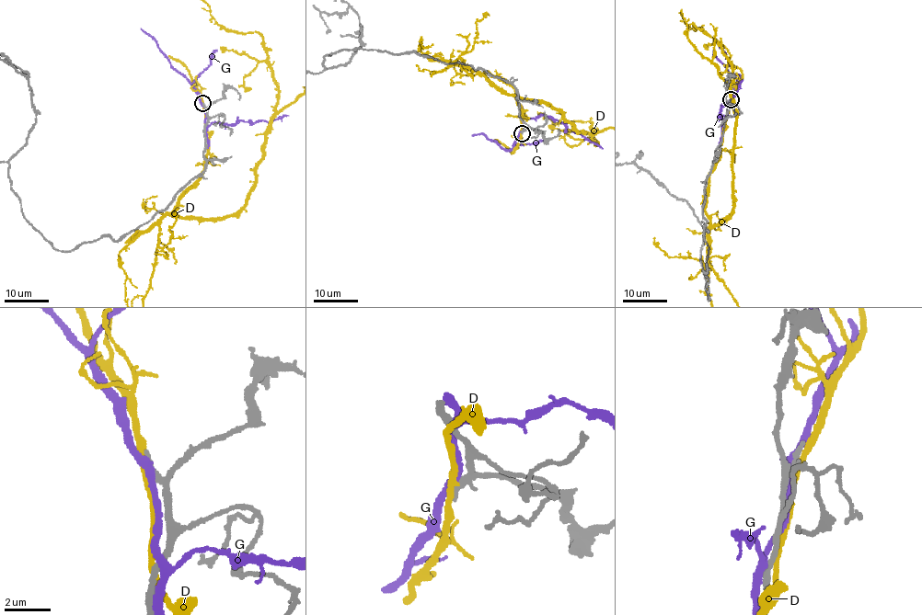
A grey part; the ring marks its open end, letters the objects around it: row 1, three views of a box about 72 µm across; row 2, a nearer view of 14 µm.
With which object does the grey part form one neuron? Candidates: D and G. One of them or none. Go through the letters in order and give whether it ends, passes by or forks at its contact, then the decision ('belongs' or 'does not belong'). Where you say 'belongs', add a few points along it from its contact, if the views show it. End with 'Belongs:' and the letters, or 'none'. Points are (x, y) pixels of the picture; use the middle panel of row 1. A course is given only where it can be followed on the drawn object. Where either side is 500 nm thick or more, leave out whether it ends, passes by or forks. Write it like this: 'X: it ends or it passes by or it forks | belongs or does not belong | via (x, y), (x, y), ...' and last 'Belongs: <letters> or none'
D: it passes by | does not belong
G: it passes by | does not belong
Belongs: none

